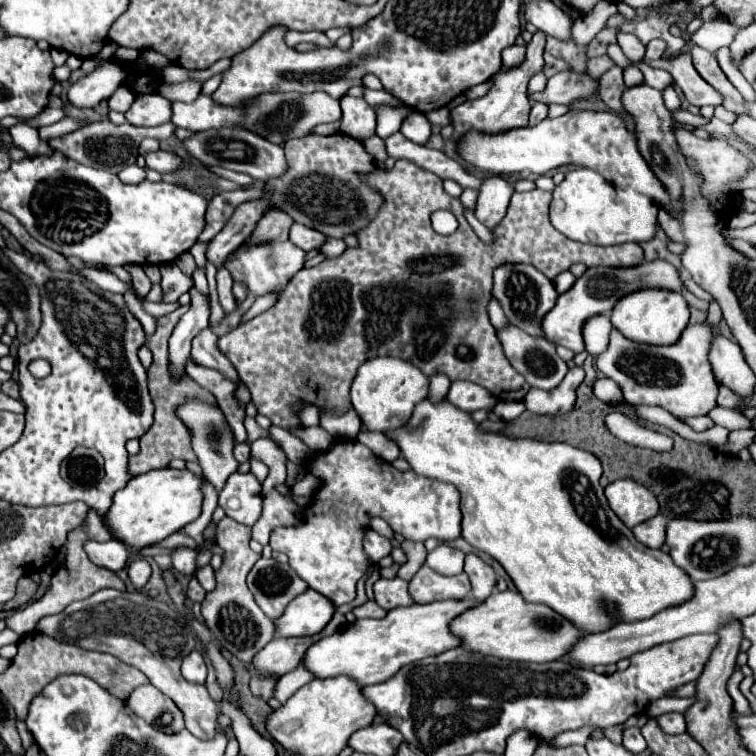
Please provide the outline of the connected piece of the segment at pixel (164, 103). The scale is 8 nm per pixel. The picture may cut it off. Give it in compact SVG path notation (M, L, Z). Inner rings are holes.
M140 94L124 116L126 122L134 126L156 126L170 122L170 100L160 94Z

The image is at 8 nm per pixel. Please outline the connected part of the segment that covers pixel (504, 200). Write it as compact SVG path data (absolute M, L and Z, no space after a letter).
M500 176L484 178L476 202L476 218L484 226L494 228L506 216L506 208L512 194L514 194L514 186L508 180Z

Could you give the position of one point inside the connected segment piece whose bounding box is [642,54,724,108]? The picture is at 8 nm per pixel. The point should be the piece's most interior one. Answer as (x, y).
(697, 91)

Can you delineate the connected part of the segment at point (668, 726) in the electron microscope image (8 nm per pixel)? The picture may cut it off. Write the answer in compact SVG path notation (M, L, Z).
M668 712L668 714L660 714L658 718L660 730L664 730L666 734L684 734L686 732L686 724L684 724L684 716L678 712Z

